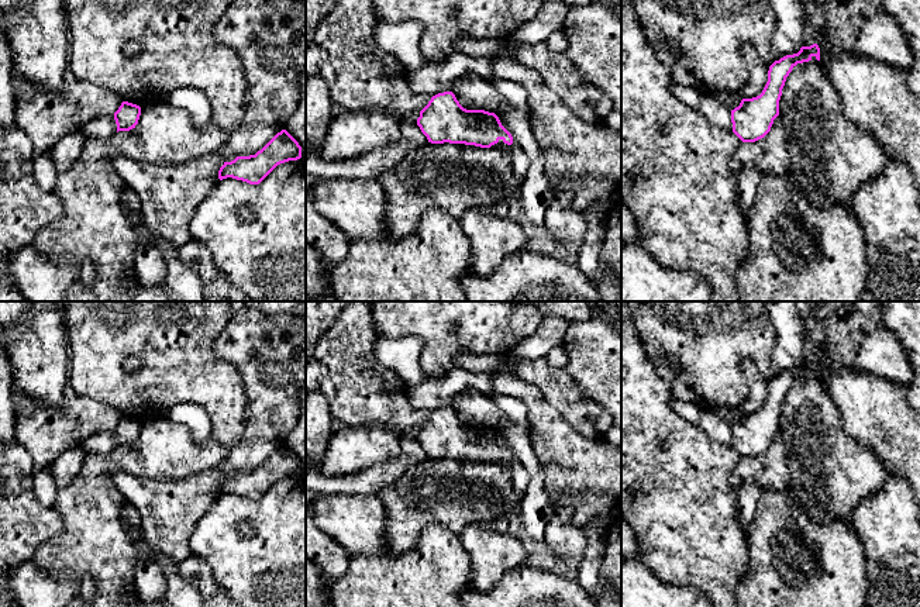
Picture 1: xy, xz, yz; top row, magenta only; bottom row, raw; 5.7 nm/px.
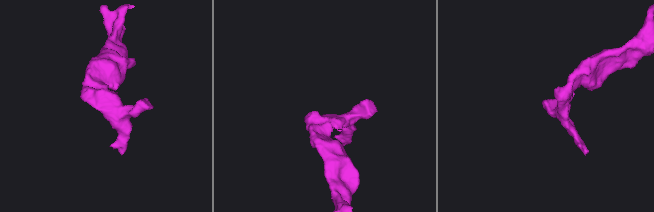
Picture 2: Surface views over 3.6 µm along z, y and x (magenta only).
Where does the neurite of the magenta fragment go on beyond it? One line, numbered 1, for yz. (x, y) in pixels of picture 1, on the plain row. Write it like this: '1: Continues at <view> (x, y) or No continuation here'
1: No continuation here

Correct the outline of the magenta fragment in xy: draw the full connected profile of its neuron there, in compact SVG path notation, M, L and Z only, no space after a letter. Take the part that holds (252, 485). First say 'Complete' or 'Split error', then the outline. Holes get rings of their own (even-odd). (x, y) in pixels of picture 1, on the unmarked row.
Complete. M282 445L255 470L237 472L231 477L224 477L218 494L232 493L259 500L278 480L300 473L302 462L286 445Z

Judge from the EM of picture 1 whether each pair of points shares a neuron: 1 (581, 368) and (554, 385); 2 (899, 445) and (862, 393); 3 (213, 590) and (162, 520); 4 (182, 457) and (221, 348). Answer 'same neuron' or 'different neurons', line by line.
1: different neurons
2: same neuron
3: different neurons
4: different neurons

